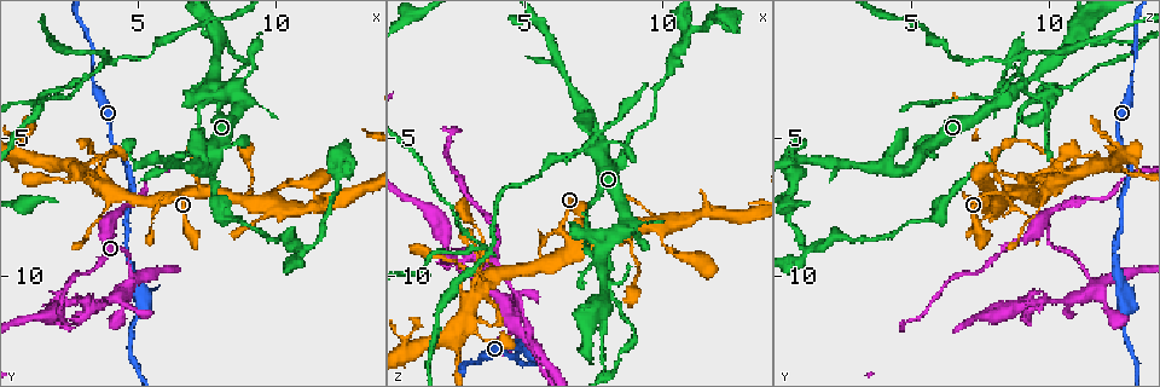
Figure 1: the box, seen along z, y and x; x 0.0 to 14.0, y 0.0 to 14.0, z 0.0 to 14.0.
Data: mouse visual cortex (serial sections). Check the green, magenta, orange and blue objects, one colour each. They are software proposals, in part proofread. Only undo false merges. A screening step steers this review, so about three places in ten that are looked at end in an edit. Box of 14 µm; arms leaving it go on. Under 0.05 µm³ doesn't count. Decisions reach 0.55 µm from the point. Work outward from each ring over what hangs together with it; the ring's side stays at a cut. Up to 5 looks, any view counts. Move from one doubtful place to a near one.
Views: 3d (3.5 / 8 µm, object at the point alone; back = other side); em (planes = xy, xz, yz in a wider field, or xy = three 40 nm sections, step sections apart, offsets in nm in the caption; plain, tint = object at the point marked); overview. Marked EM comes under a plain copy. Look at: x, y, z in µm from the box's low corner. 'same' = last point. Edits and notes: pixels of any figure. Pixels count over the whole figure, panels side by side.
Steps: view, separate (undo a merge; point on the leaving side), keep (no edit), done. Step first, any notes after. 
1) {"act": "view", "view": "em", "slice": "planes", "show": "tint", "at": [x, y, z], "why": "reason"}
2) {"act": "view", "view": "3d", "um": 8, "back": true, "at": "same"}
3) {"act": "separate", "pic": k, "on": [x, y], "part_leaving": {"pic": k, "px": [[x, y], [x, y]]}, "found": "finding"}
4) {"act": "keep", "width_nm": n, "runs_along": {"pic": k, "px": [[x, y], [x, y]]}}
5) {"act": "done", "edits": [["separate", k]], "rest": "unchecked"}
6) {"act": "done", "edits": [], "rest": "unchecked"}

{"act": "view", "view": "3d", "um": 3.5, "at": [7.9, 1.3, 11.1], "why": "a narrow waist"}

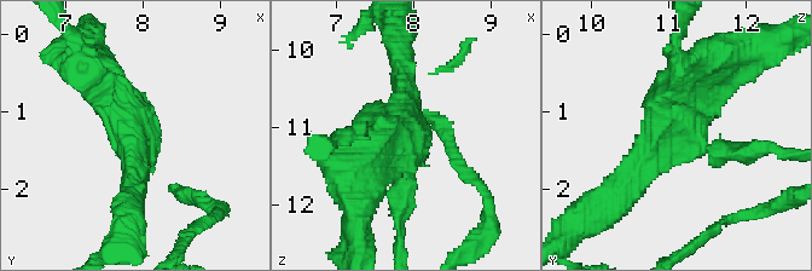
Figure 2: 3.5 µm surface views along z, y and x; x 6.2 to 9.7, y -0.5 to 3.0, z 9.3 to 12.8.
{"act": "view", "view": "em", "slice": "xy", "step": 3, "show": "tint", "at": [7.95, 1.40, 11.00], "arms": 3, "arm_widths_nm": [250, 300, 450], "why": "now the EM"}

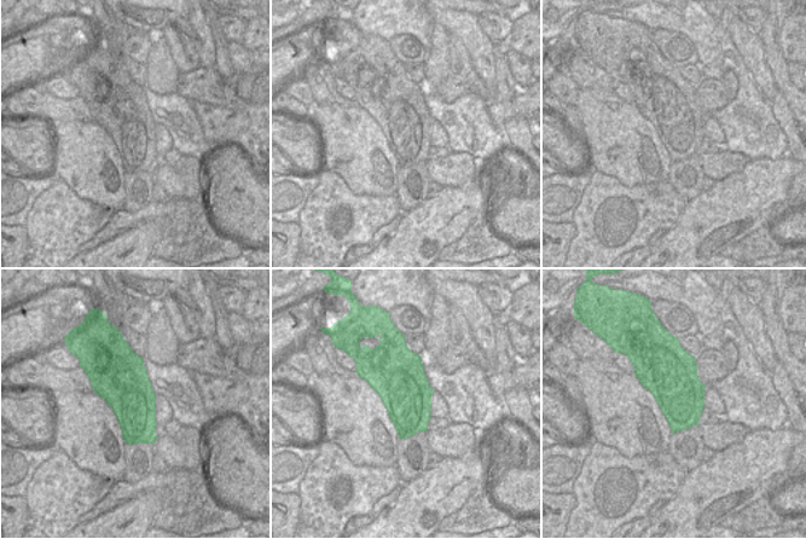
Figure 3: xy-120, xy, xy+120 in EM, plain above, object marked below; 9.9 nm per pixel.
{"act": "separate", "pic": 2, "on": [748, 160], "found": "a second cell is stuck on"}

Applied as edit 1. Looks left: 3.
{"act": "view", "view": "overview"}

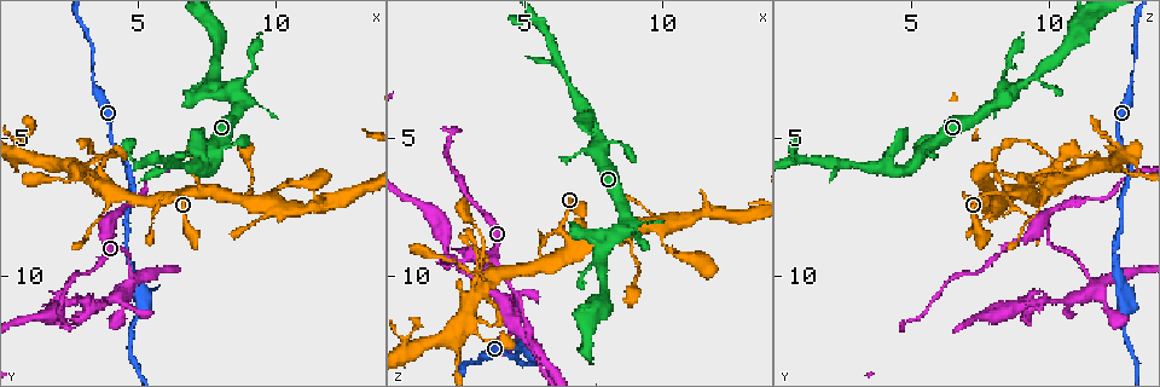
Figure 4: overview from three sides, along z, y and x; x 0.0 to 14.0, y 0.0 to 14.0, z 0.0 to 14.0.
{"act": "view", "view": "3d", "um": 3.5, "at": [3.9, 8.3, 9.6], "why": "sudden change in width"}

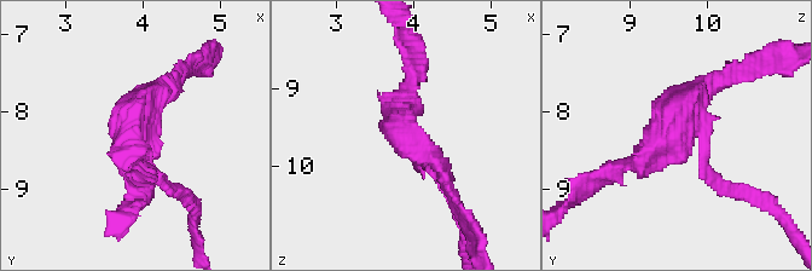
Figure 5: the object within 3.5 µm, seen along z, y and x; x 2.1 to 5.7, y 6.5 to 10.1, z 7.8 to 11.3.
{"act": "view", "view": "em", "slice": "planes", "show": "tint", "at": [3.85, 8.20, 9.55], "arms": 3, "arm_widths_nm": [100, 200, 250]}

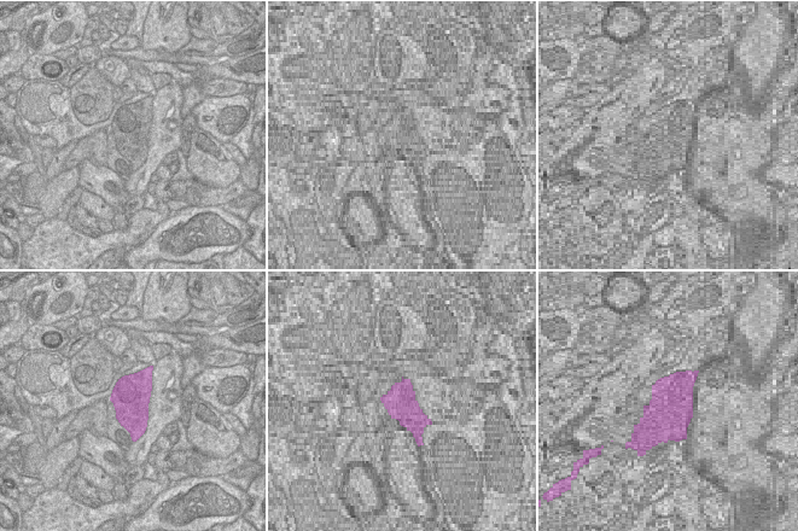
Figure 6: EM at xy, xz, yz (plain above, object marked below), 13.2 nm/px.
{"act": "separate", "pic": 5, "on": [711, 177], "found": "two cells meet here"}

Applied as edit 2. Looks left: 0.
{"act": "done", "edits": [["separate", 2], ["separate", 5]], "rest": "unchecked"}

